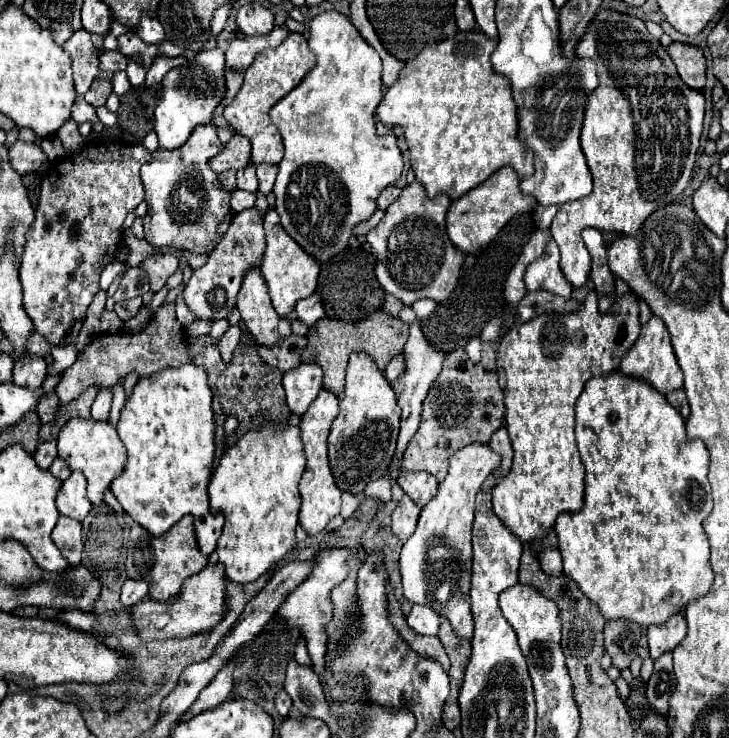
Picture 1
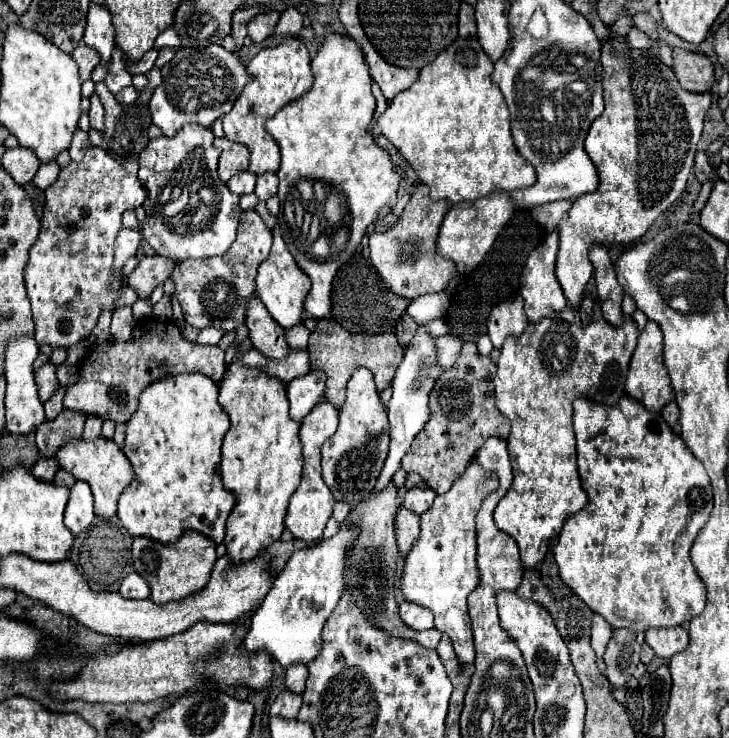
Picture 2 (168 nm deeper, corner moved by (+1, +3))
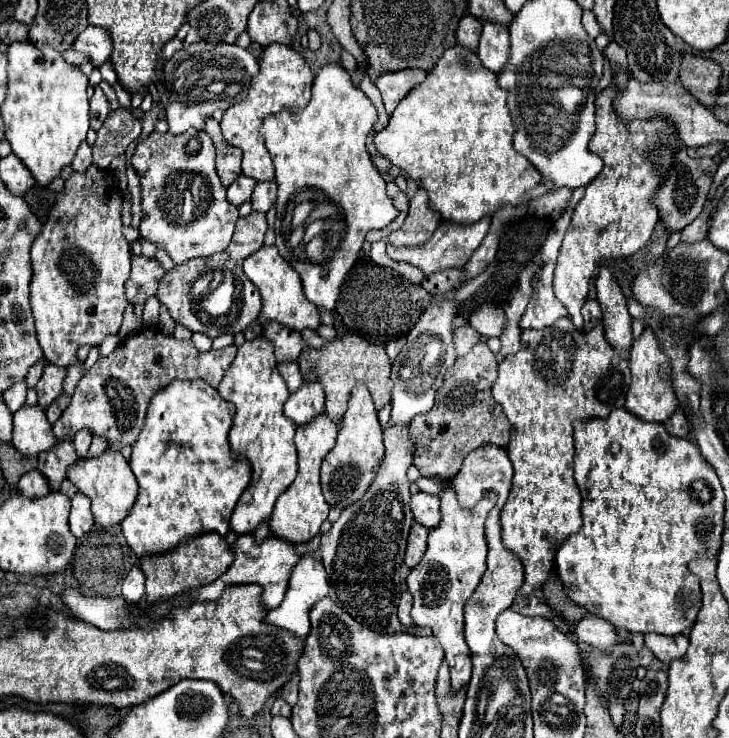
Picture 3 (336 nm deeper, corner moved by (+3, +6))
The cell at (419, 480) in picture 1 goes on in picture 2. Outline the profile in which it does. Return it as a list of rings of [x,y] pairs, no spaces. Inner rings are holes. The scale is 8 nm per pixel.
[[[421,484],[421,486],[415,486],[411,490],[407,490],[405,494],[405,500],[403,500],[403,506],[409,508],[411,512],[415,514],[423,514],[435,500],[435,490],[429,488],[427,484]]]

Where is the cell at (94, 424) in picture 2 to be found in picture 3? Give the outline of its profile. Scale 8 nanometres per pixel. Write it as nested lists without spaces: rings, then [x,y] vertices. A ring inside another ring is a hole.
[[[77,433],[73,437],[73,445],[75,445],[75,451],[77,451],[79,457],[85,457],[87,455],[87,449],[91,445],[91,439],[93,437],[89,437],[89,433]]]

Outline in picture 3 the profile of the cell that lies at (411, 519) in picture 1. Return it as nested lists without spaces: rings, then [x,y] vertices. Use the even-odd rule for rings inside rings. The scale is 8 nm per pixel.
[[[413,523],[413,529],[409,533],[409,541],[407,541],[407,553],[405,553],[405,563],[409,569],[413,569],[417,565],[417,561],[421,561],[421,557],[427,551],[427,535],[429,531],[417,523]]]

